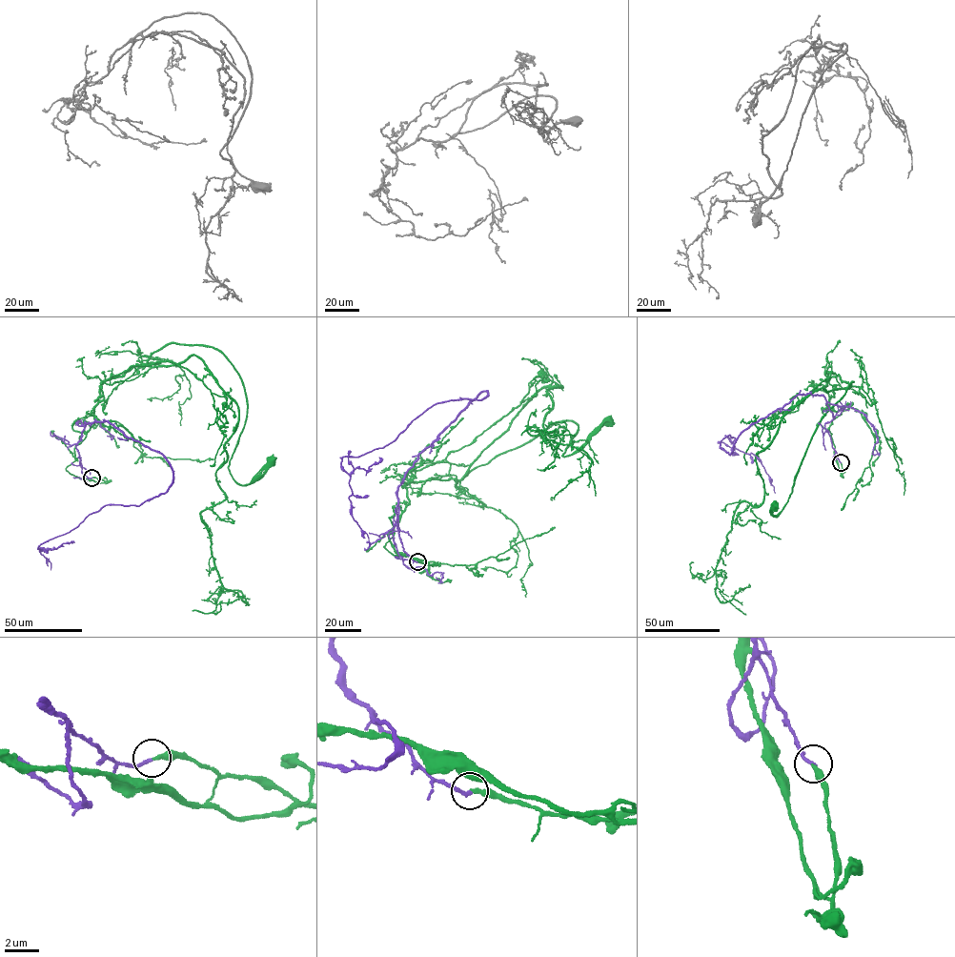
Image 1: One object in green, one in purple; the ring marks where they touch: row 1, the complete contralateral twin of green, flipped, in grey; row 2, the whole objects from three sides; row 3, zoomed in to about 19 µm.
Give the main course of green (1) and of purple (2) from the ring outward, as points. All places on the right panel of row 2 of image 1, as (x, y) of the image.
1: (841, 462), (842, 474), (819, 422), (839, 376), (853, 382), (820, 423), (777, 516), (774, 506)
2: (841, 462), (825, 397), (798, 394), (744, 429), (732, 453), (720, 441), (729, 435), (754, 454), (775, 493)

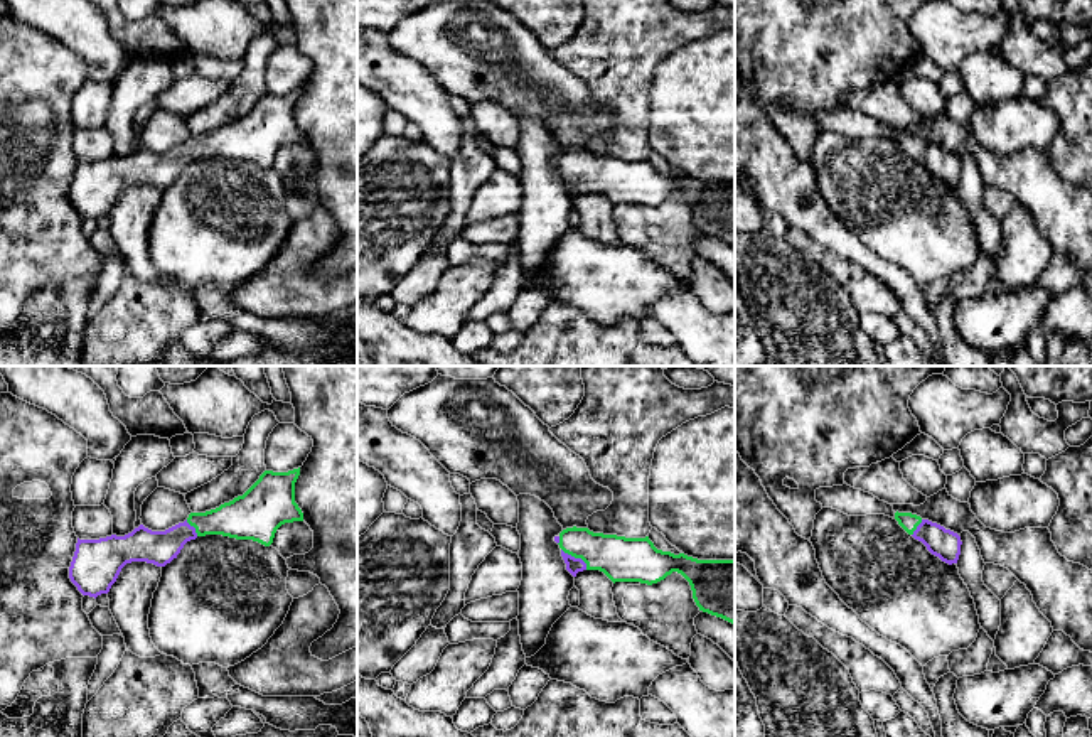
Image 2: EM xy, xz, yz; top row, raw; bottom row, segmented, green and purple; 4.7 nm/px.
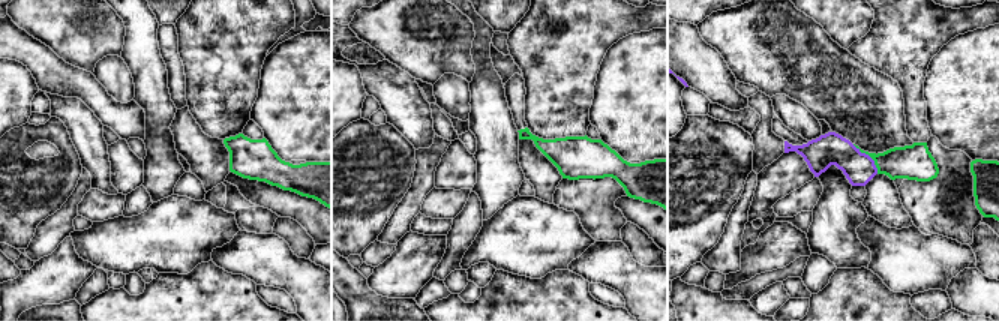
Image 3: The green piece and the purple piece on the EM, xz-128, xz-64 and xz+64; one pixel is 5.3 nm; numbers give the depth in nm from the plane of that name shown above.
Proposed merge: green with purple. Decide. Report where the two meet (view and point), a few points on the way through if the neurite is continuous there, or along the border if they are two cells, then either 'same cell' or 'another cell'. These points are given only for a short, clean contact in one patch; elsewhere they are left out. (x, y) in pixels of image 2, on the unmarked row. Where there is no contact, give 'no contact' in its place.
xz (577, 179) | another cell

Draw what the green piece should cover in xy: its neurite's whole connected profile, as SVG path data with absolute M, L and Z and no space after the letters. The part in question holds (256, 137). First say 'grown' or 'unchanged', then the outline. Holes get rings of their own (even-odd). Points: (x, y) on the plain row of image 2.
unchanged | M300 89L288 94L265 93L243 118L206 135L190 135L187 145L197 159L222 157L270 169L281 147L303 143L295 125L298 98Z

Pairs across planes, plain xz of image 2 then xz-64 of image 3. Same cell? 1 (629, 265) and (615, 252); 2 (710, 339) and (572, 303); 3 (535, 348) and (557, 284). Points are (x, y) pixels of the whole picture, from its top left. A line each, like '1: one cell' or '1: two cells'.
1: two cells
2: two cells
3: one cell

